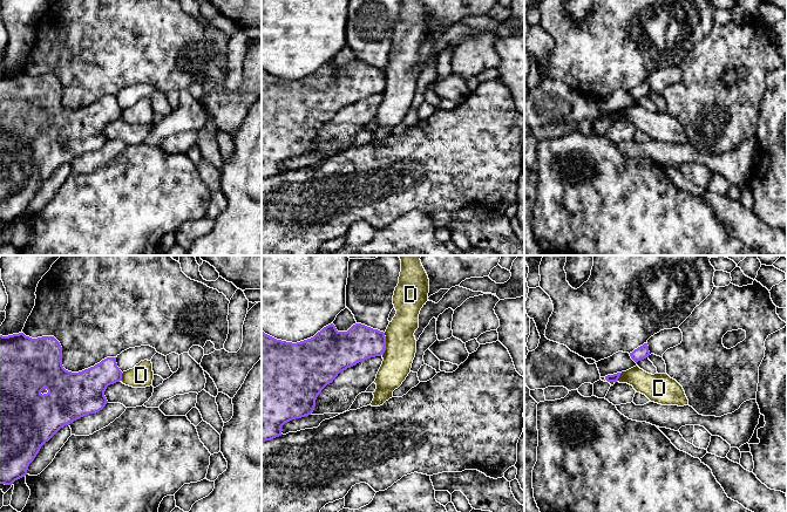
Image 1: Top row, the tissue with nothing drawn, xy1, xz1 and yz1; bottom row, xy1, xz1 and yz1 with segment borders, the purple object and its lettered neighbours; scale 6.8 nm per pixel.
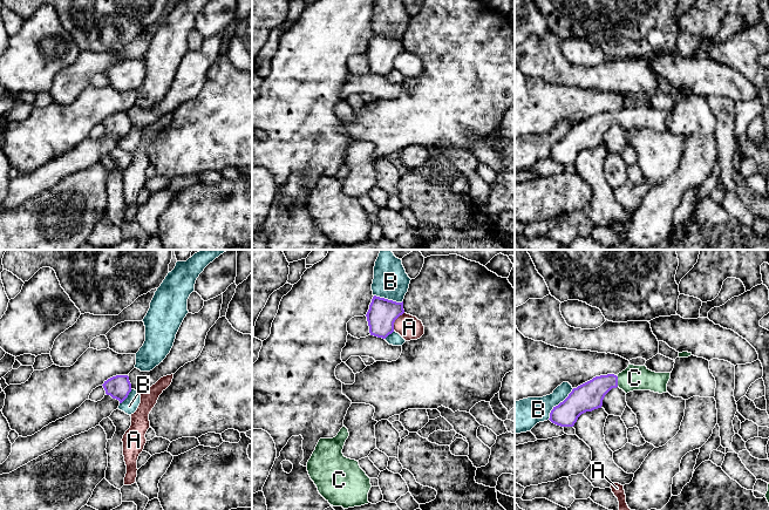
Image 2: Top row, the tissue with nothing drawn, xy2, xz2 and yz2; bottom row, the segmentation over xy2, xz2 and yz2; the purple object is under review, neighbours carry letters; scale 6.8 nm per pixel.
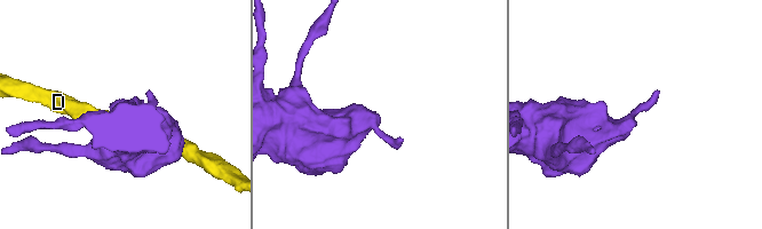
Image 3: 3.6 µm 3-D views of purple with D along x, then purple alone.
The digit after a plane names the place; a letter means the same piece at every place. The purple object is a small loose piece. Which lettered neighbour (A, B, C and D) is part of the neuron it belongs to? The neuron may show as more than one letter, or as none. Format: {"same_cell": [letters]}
{"same_cell": ["C"]}

